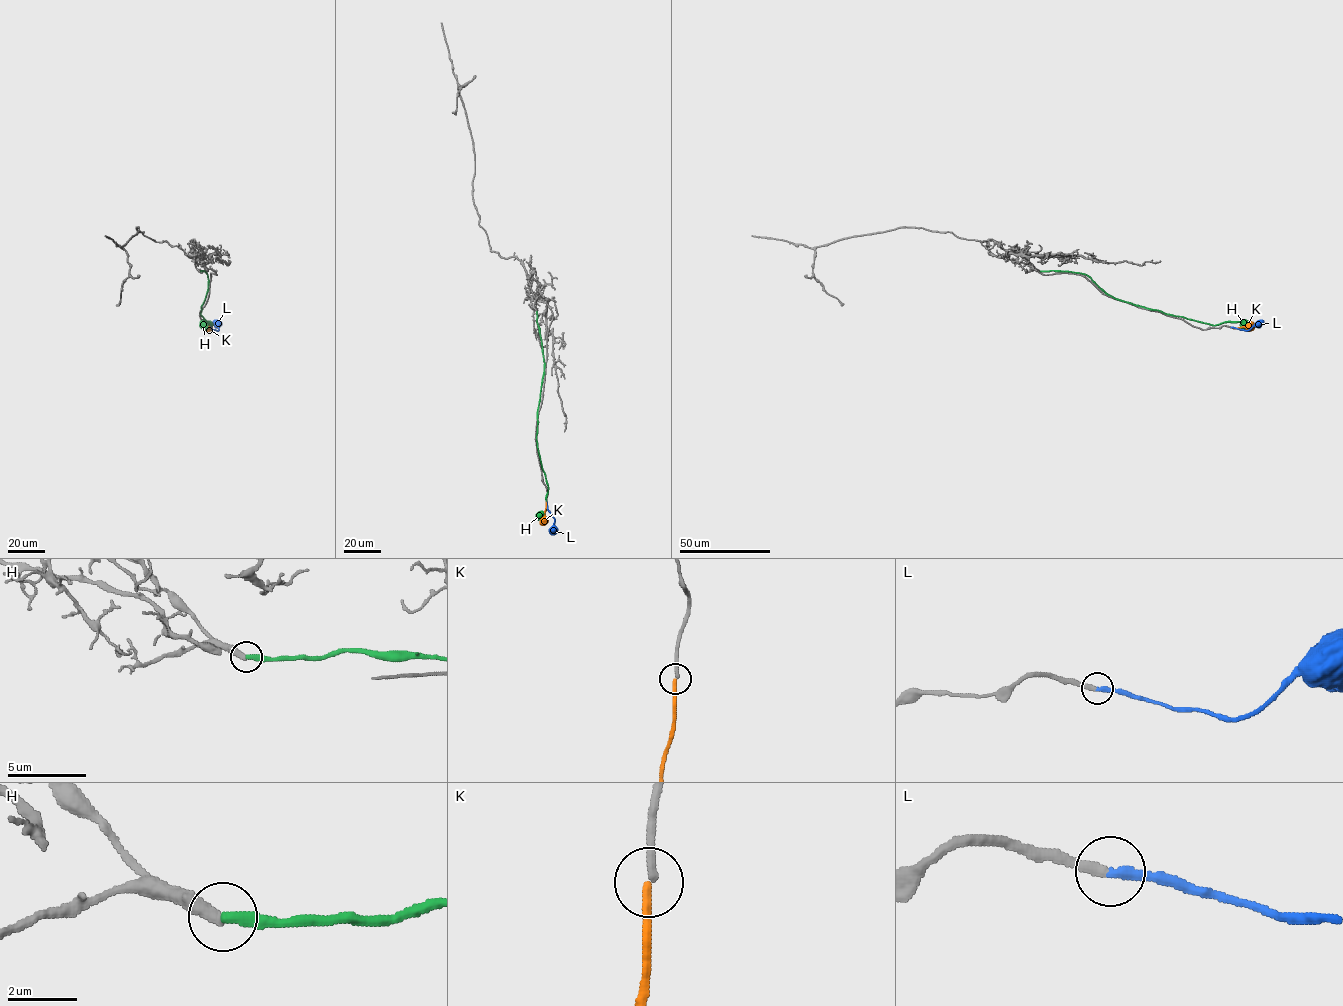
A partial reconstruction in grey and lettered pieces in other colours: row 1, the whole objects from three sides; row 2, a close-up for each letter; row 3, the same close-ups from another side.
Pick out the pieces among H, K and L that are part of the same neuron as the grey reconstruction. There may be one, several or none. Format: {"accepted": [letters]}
{"accepted": ["K"]}

